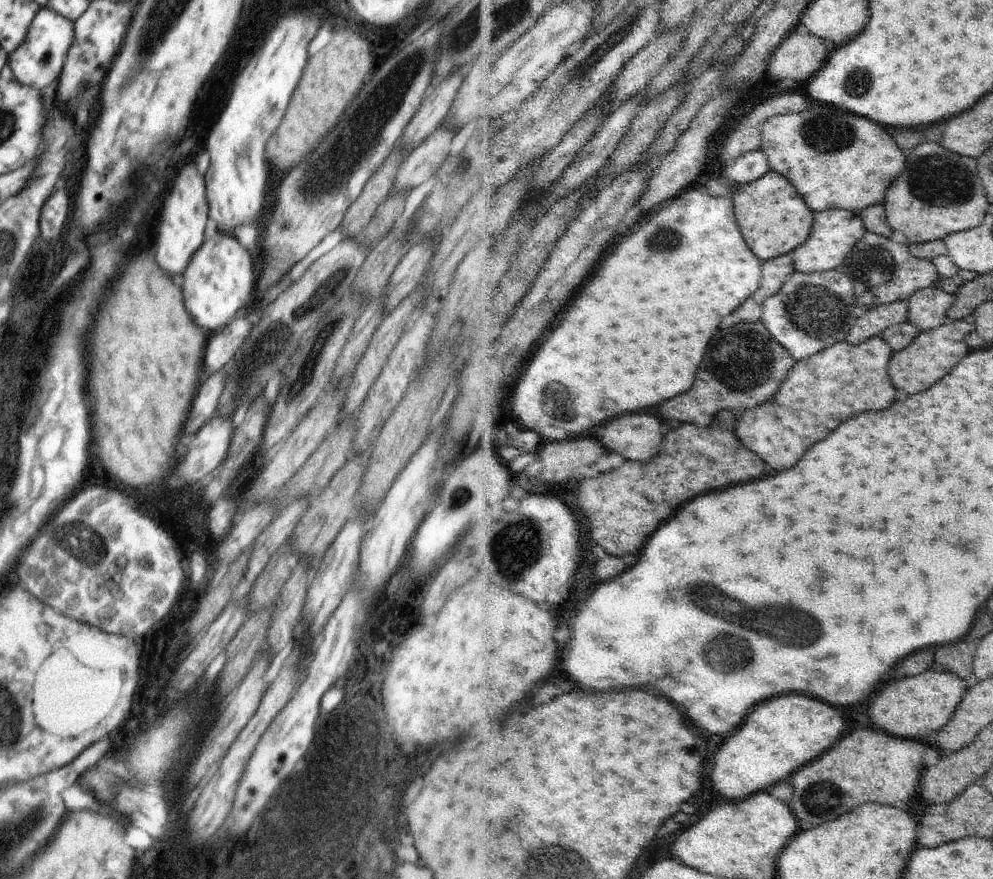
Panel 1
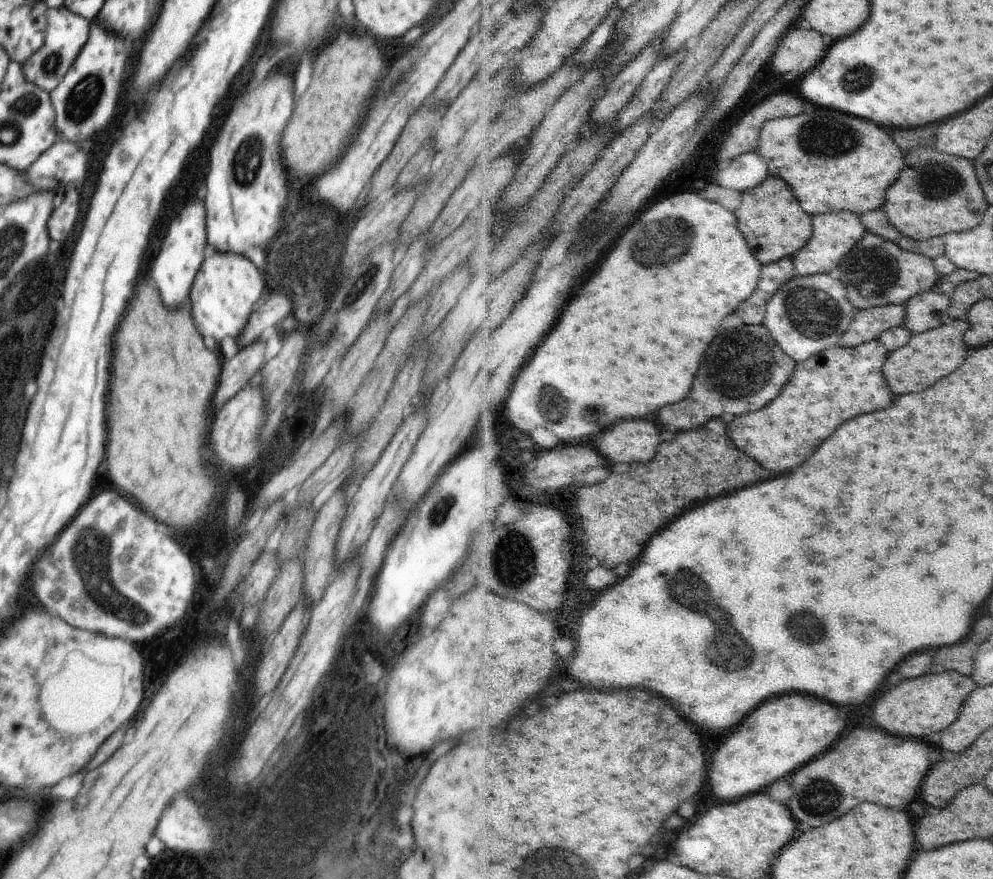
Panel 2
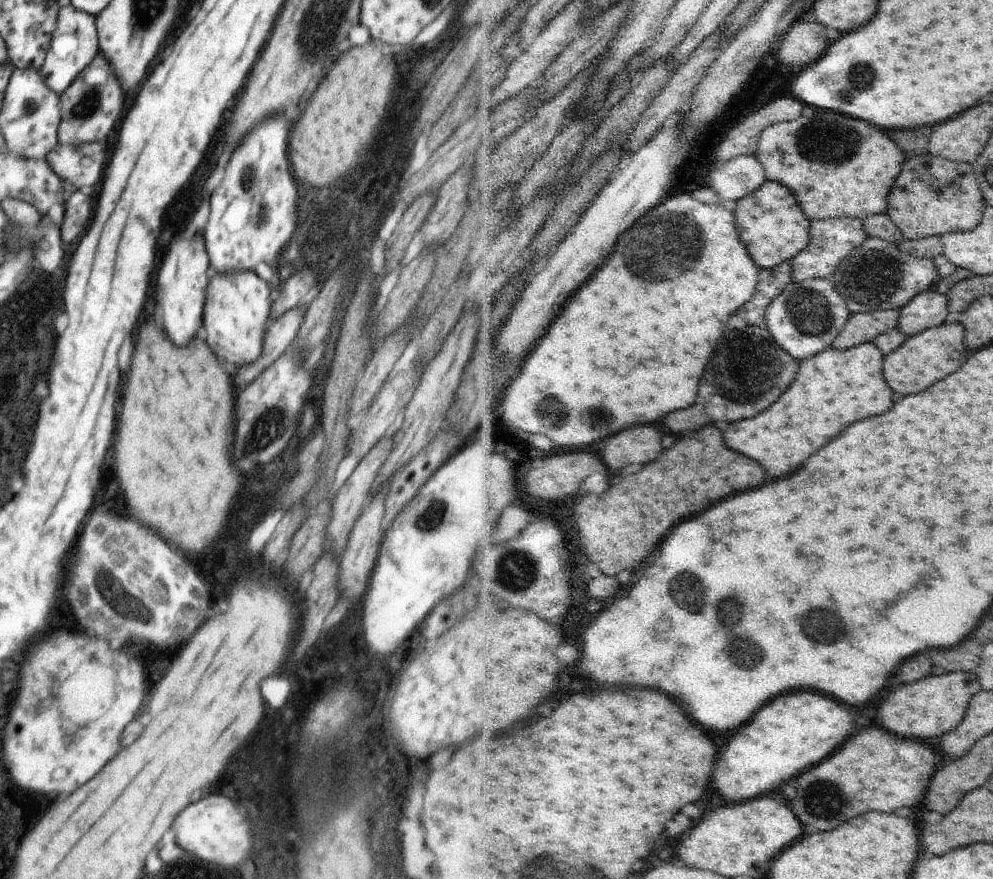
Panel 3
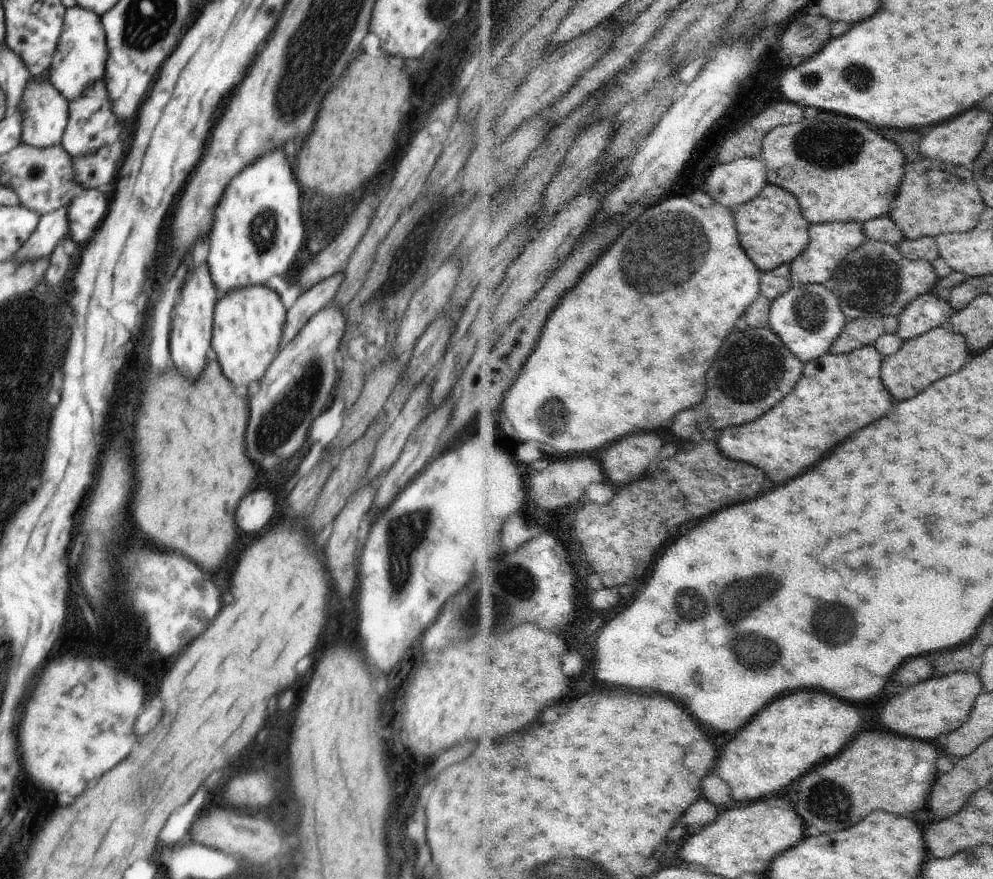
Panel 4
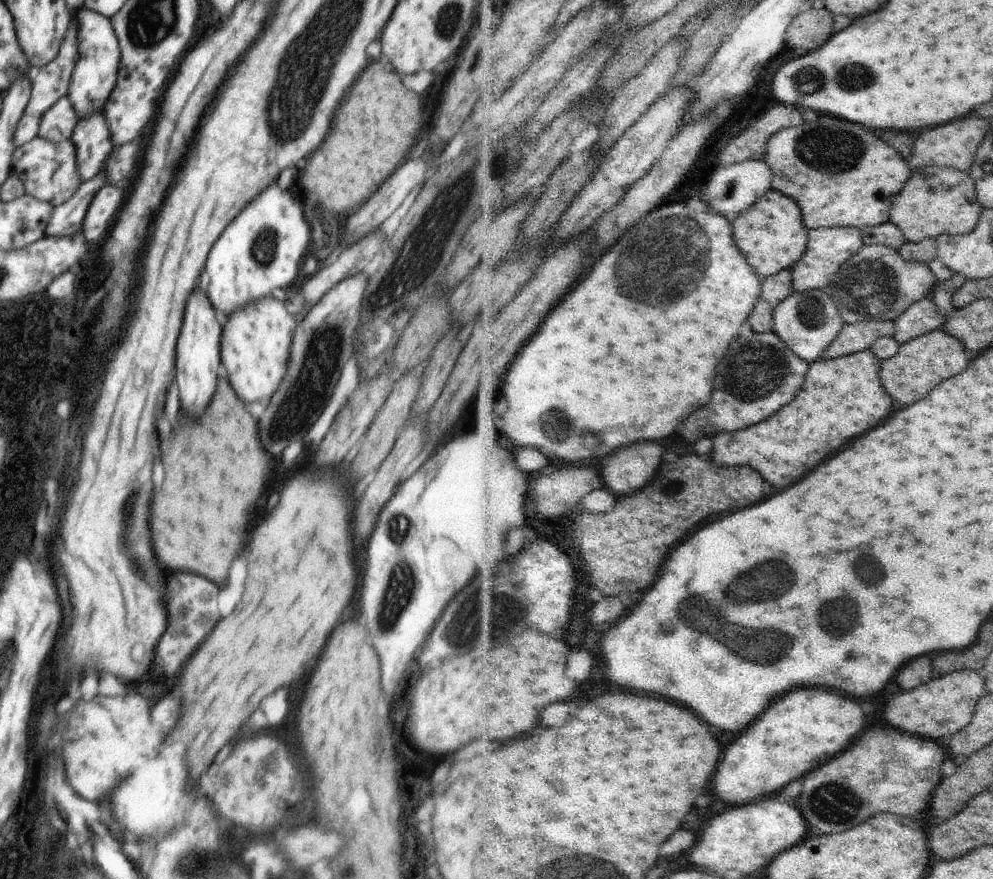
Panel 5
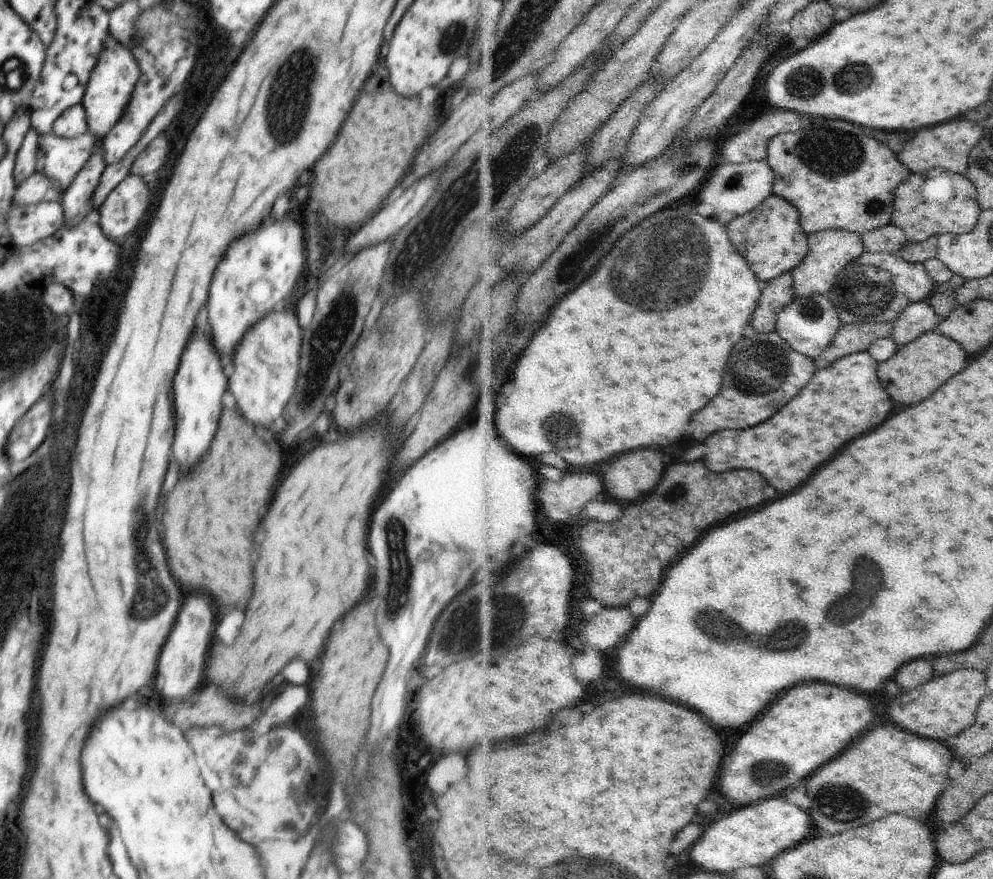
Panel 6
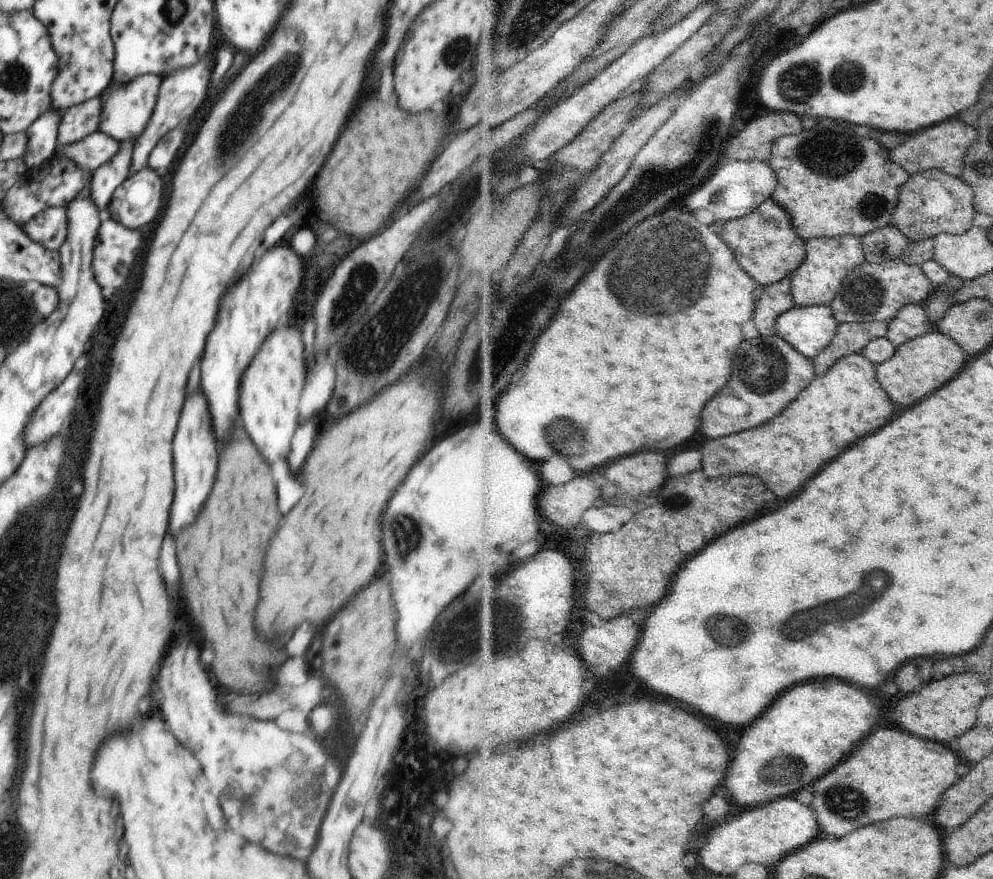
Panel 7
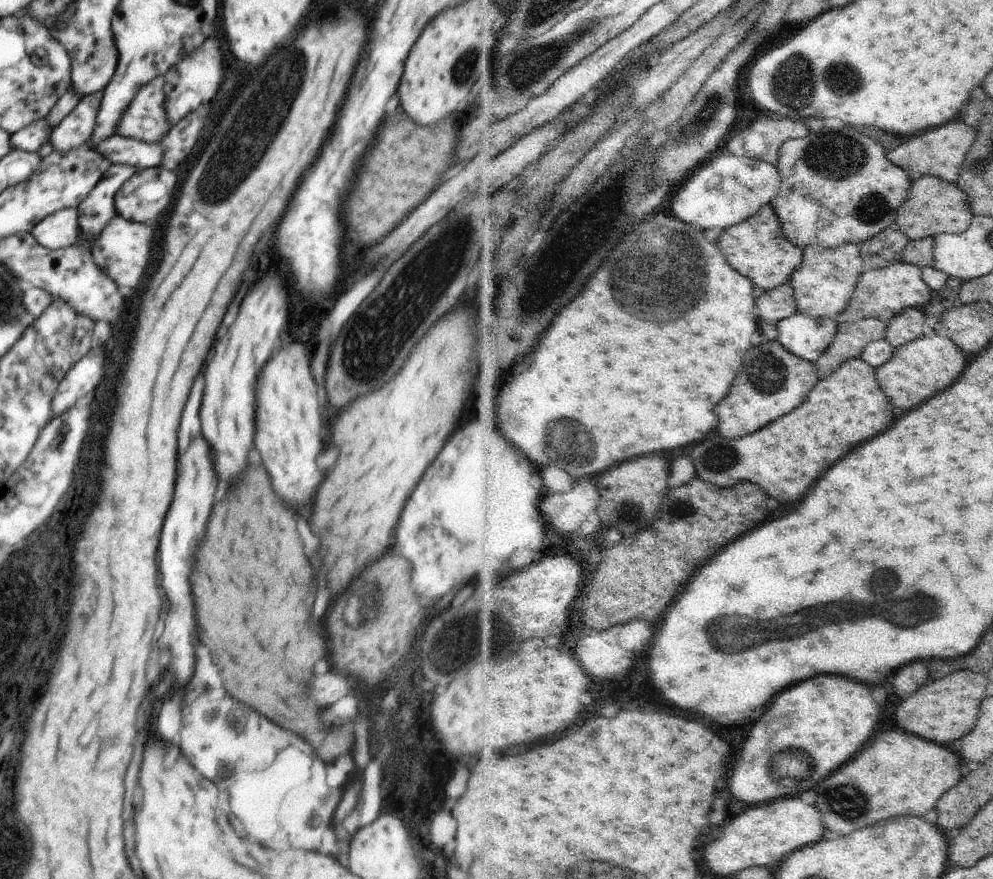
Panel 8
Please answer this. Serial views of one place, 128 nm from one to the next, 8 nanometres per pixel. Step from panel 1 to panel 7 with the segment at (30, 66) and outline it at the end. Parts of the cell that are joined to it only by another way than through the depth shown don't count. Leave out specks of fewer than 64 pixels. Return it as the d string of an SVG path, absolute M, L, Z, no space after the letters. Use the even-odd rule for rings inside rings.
M146 74L146 76L138 76L136 80L128 82L126 86L116 86L116 84L106 86L106 90L102 90L98 94L100 102L104 102L104 106L100 110L98 131L114 138L114 140L118 138L120 142L124 142L124 140L134 142L144 132L144 128L148 126L148 120L150 120L150 116L154 112L154 106L158 102L160 82L162 82L162 78Z

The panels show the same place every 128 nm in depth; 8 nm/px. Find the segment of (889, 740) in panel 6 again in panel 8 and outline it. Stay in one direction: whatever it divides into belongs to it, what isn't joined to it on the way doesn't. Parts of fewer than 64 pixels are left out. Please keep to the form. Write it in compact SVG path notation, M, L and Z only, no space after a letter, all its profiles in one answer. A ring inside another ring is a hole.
M892 728L882 730L880 736L876 736L874 744L862 754L862 760L856 758L852 764L840 772L836 772L832 778L828 778L824 784L820 784L820 806L824 808L824 816L828 816L828 828L834 832L840 832L848 836L848 832L856 832L866 826L874 826L882 820L890 820L894 816L922 817L928 810L934 808L947 791L959 783L960 776L956 772L958 756L948 752L946 748L938 746L938 743L924 742L924 737L909 733L905 729ZM844 784L848 790L858 790L860 794L844 794Z

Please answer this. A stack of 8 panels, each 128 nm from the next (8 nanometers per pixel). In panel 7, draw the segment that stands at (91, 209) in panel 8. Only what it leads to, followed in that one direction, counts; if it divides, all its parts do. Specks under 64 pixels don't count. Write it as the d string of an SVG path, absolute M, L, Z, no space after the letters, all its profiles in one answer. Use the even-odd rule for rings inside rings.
M132 140L120 142L120 150L106 162L102 168L98 168L92 173L90 192L92 192L92 202L96 204L98 210L108 208L108 202L114 194L116 187L120 186L129 177L130 160L132 160L133 144Z

